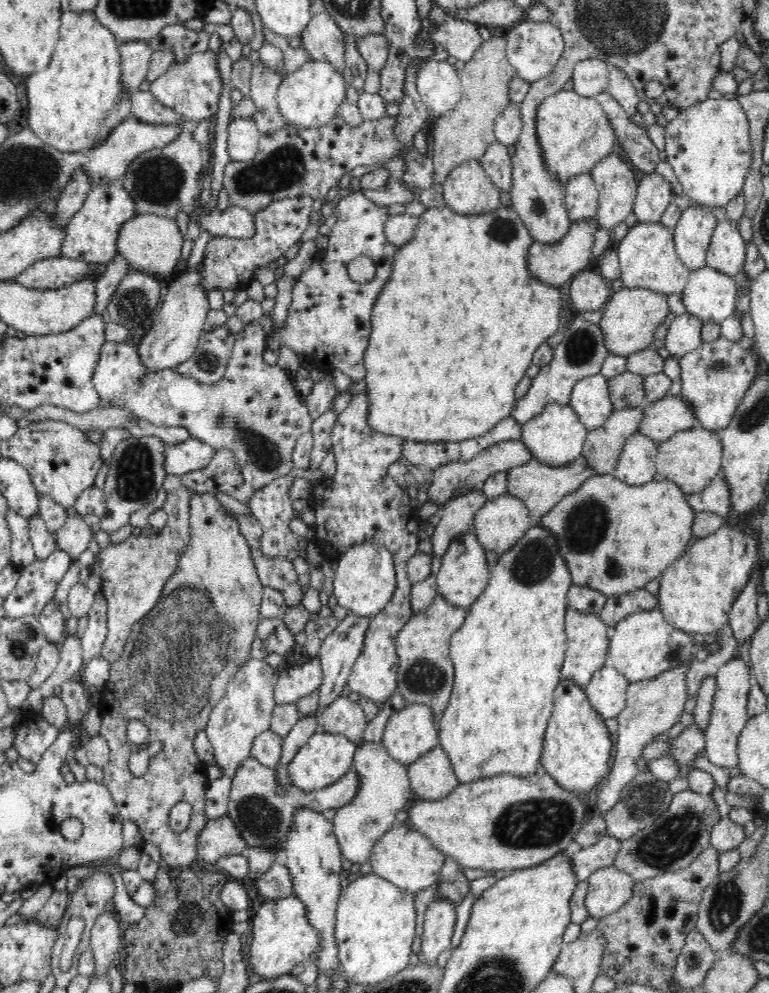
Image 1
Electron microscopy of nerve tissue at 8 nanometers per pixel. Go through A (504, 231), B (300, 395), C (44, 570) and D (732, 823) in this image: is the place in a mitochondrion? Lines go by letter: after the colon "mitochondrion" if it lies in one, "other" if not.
A: mitochondrion
B: other
C: other
D: other

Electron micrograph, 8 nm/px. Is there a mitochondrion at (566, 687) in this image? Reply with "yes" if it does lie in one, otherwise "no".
no

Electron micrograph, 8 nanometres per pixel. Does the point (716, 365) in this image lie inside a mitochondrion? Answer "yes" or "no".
yes

